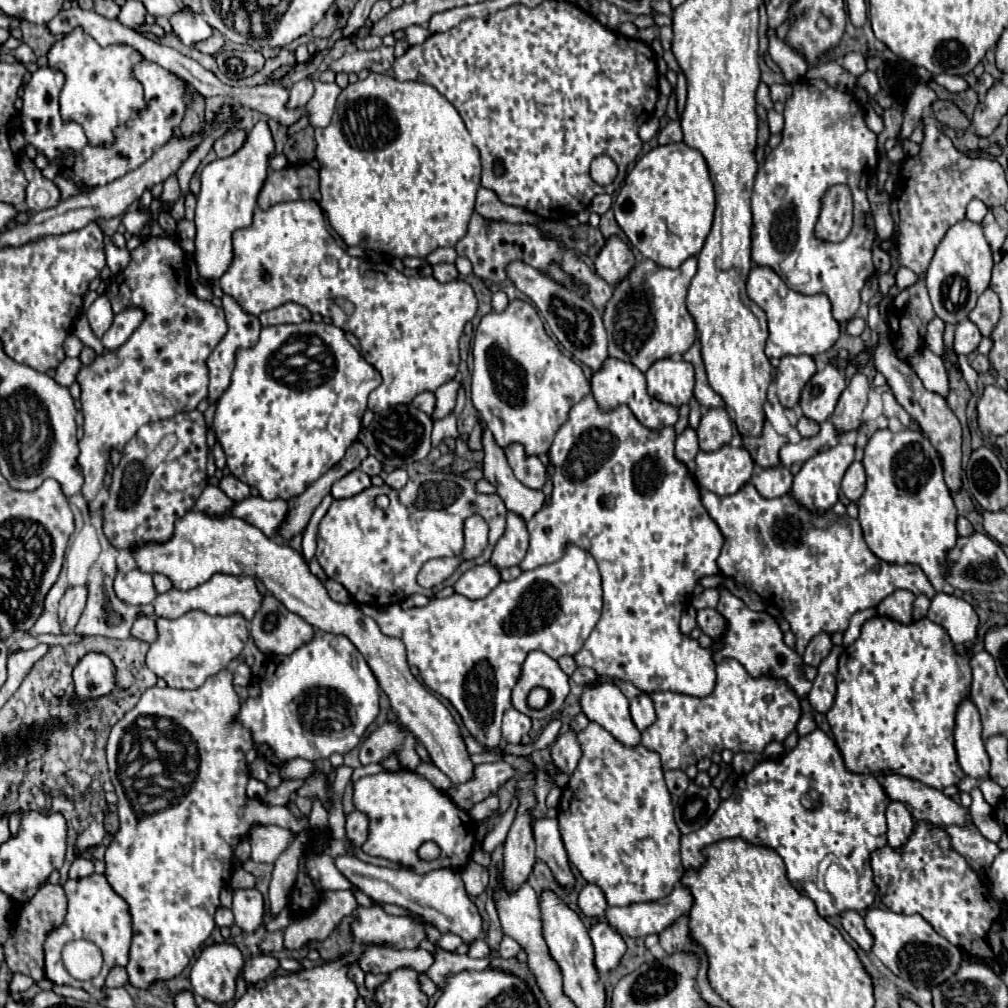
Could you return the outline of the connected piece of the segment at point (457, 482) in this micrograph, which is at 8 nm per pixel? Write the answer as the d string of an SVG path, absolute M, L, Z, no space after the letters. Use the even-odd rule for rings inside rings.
M427 472L415 474L401 488L369 486L357 496L345 500L333 500L327 514L319 524L317 534L317 560L325 574L341 582L355 602L389 606L405 600L411 594L435 594L445 586L453 586L457 578L477 564L487 564L495 542L505 532L507 508L497 494L479 494L475 482L449 472ZM387 494L391 504L387 510L375 506L375 496ZM479 514L489 526L489 546L485 552L469 562L463 562L451 578L433 588L421 588L417 584L417 574L421 566L431 558L457 556L463 548L463 522Z

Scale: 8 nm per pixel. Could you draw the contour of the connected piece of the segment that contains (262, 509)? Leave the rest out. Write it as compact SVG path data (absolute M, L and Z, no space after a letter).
M249 496L241 502L233 502L229 514L259 528L267 538L277 538L279 522L283 522L283 514L287 514L287 502L281 498L265 500L261 496Z

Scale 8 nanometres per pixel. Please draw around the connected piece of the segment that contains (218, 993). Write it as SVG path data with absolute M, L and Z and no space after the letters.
M233 944L207 946L191 970L193 992L215 1004L225 1004L235 996L237 976L243 968L243 956Z

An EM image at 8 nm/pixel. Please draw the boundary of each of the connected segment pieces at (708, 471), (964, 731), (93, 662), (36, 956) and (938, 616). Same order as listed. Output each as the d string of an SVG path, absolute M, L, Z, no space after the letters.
M729 444L721 446L715 452L701 452L695 456L695 480L699 482L701 488L711 490L719 496L727 496L727 494L735 494L741 486L745 486L753 474L753 458L751 454L747 454L745 448L733 448Z
M963 700L957 712L955 726L955 748L963 772L971 778L985 778L989 774L991 762L981 738L979 710L971 700Z
M87 652L73 668L73 702L97 700L115 690L115 664L103 652Z
M45 884L43 888L37 890L37 894L27 902L21 910L19 916L11 928L11 934L7 942L3 944L5 948L5 962L11 968L11 972L21 972L31 976L33 980L41 980L43 974L43 942L55 926L63 924L67 912L67 896L61 884Z
M937 594L931 600L927 618L941 624L949 632L959 654L969 652L971 646L975 644L979 618L975 610L971 608L971 604L967 604L963 598L955 598L949 594Z

